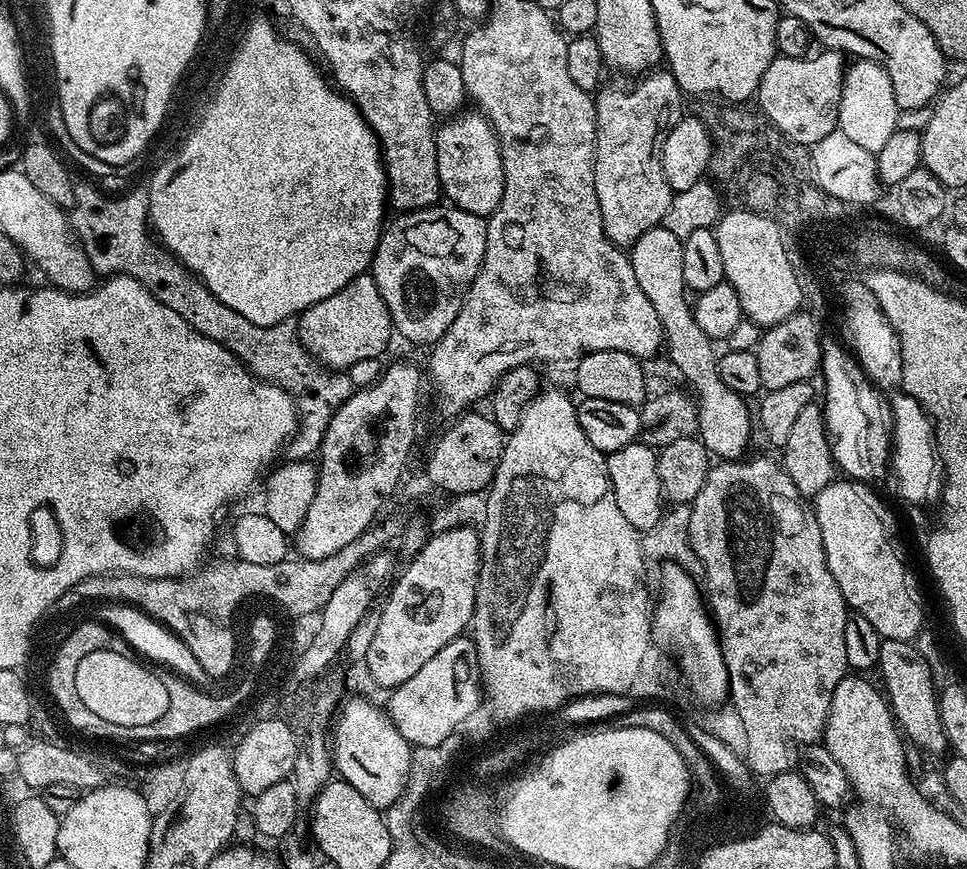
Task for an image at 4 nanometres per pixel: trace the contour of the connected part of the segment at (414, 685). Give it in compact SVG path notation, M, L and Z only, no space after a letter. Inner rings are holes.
M467 635L459 636L457 640L451 640L414 678L410 678L404 684L391 689L392 696L386 703L388 717L394 722L398 734L406 738L408 743L415 747L438 746L444 739L451 736L452 732L460 729L466 719L475 714L475 708L482 703L482 681L480 679L480 665L476 662L476 644Z

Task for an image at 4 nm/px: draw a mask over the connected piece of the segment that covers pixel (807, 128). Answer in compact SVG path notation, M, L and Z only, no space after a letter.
M820 50L817 56L809 54L798 58L778 54L770 66L766 66L766 74L762 74L755 103L765 119L785 138L805 146L817 144L826 138L826 134L837 131L836 118L845 71L846 56L843 52Z

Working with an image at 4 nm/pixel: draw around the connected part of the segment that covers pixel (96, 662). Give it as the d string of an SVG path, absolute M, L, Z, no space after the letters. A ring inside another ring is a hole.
M95 650L78 663L74 674L78 696L91 713L109 722L119 726L149 725L165 714L168 696L159 675L147 667L147 663L136 658L124 658L110 650Z

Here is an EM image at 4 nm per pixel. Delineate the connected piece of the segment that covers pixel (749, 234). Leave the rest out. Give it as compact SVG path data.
M728 211L717 220L714 231L722 253L724 278L738 294L741 313L755 324L771 326L801 311L802 291L782 246L780 227L775 219L760 212Z

